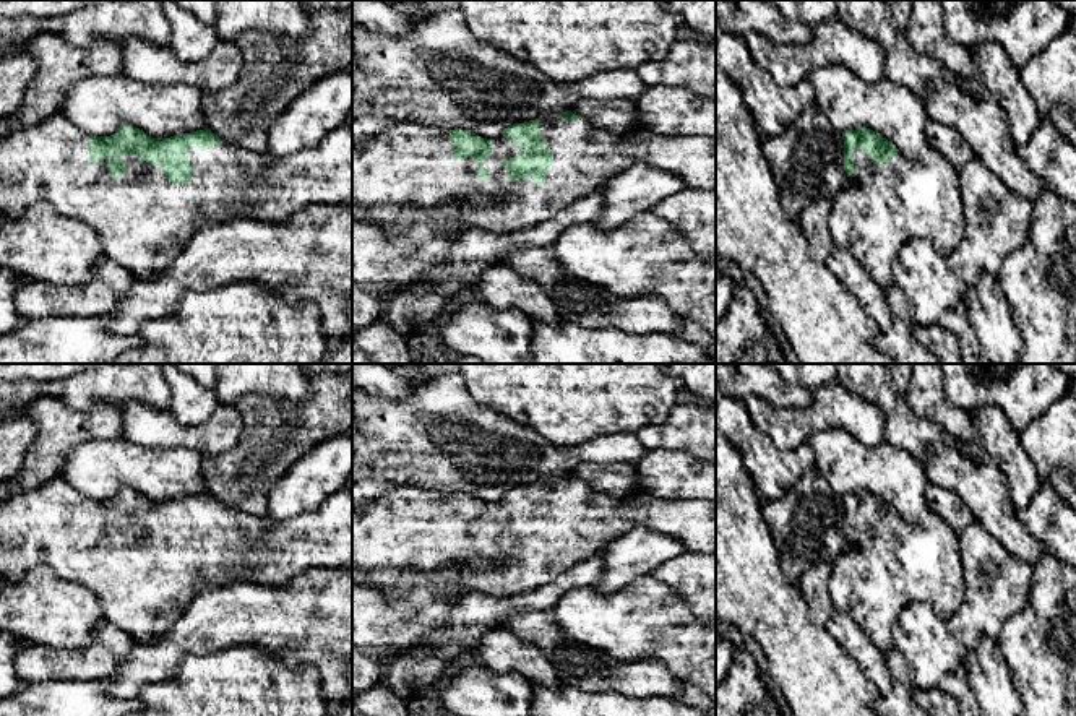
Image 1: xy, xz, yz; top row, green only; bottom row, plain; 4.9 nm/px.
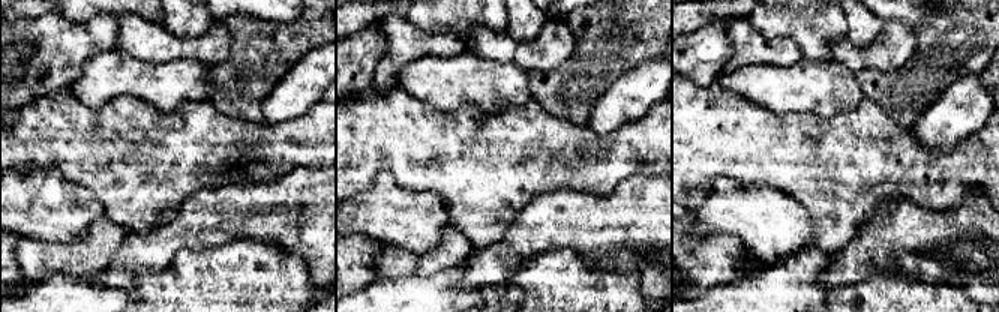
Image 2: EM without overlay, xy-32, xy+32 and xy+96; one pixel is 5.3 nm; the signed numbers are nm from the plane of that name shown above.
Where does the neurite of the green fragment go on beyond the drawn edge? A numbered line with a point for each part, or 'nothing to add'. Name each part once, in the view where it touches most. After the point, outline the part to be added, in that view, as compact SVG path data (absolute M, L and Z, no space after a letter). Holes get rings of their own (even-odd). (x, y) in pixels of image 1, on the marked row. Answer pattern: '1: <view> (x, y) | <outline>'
1: xy (143, 219) | M62 112L0 135L0 222L47 201L60 216L91 226L102 240L105 257L135 279L164 273L204 226L237 219L284 222L310 205L352 203L352 127L347 125L329 132L320 144L281 159L224 140L206 151L193 144L187 153L193 167L188 183L172 183L162 166L141 162L138 153L120 156L125 174L115 179L109 174L107 156L101 164L89 162L89 138L93 135Z

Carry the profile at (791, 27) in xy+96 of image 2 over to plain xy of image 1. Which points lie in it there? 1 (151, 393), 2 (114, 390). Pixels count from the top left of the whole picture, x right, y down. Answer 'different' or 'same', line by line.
1: same
2: same

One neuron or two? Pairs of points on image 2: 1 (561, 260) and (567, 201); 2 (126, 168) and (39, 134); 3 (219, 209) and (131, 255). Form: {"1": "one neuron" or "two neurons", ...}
{"1": "two neurons", "2": "one neuron", "3": "one neuron"}

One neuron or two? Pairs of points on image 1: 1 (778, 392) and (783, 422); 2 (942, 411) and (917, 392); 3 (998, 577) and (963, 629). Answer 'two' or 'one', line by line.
1: two
2: one
3: one

